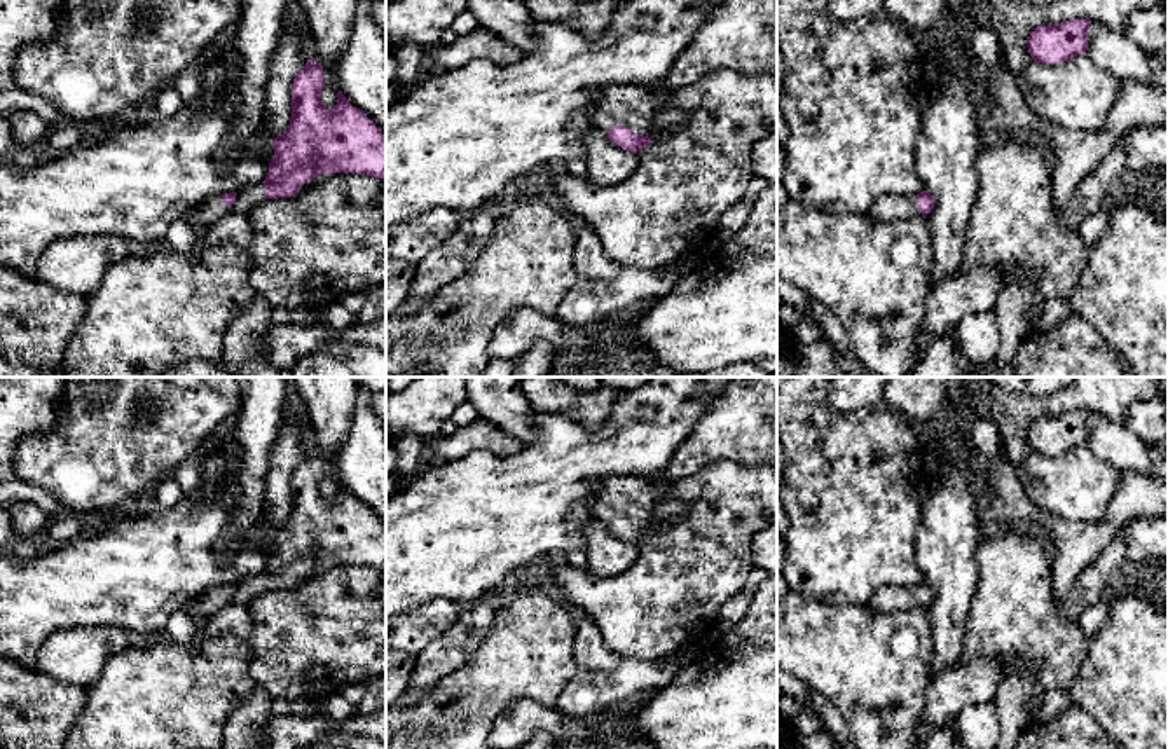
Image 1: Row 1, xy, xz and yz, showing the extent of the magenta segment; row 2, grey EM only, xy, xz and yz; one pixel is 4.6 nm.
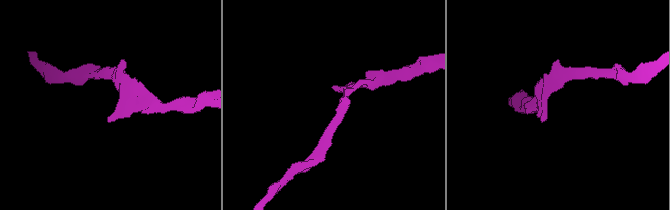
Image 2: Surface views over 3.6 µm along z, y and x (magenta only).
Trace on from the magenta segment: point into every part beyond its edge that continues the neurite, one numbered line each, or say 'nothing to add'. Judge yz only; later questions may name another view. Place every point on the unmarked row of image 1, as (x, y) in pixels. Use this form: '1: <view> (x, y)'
1: yz (893, 597)

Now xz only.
1: xz (615, 496)

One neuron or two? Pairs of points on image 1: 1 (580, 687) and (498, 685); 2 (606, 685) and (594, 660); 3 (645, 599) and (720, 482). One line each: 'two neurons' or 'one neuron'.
1: two neurons
2: two neurons
3: one neuron

